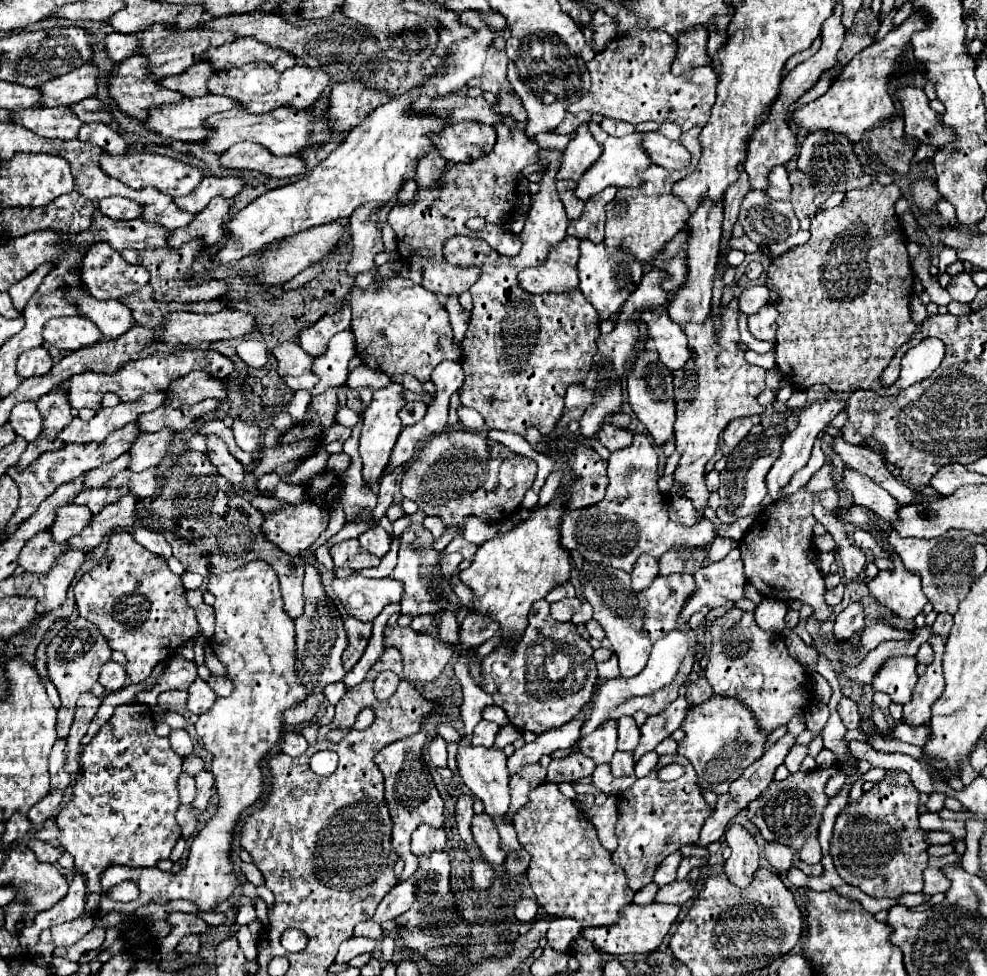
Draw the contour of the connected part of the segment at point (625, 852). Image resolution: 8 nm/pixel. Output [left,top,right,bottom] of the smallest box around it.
[613,755,711,891]

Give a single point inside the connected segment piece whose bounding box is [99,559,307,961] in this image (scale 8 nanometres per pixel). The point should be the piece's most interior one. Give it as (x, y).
(254, 638)

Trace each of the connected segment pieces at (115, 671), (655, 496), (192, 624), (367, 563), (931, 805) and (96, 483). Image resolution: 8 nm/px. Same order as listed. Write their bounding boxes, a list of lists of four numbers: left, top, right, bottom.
[[99,661,125,693],[561,433,715,573],[73,531,199,683],[331,539,379,569],[927,793,945,813],[87,453,131,487]]

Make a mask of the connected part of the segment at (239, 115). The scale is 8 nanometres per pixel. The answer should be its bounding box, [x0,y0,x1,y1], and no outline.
[205,107,313,155]

